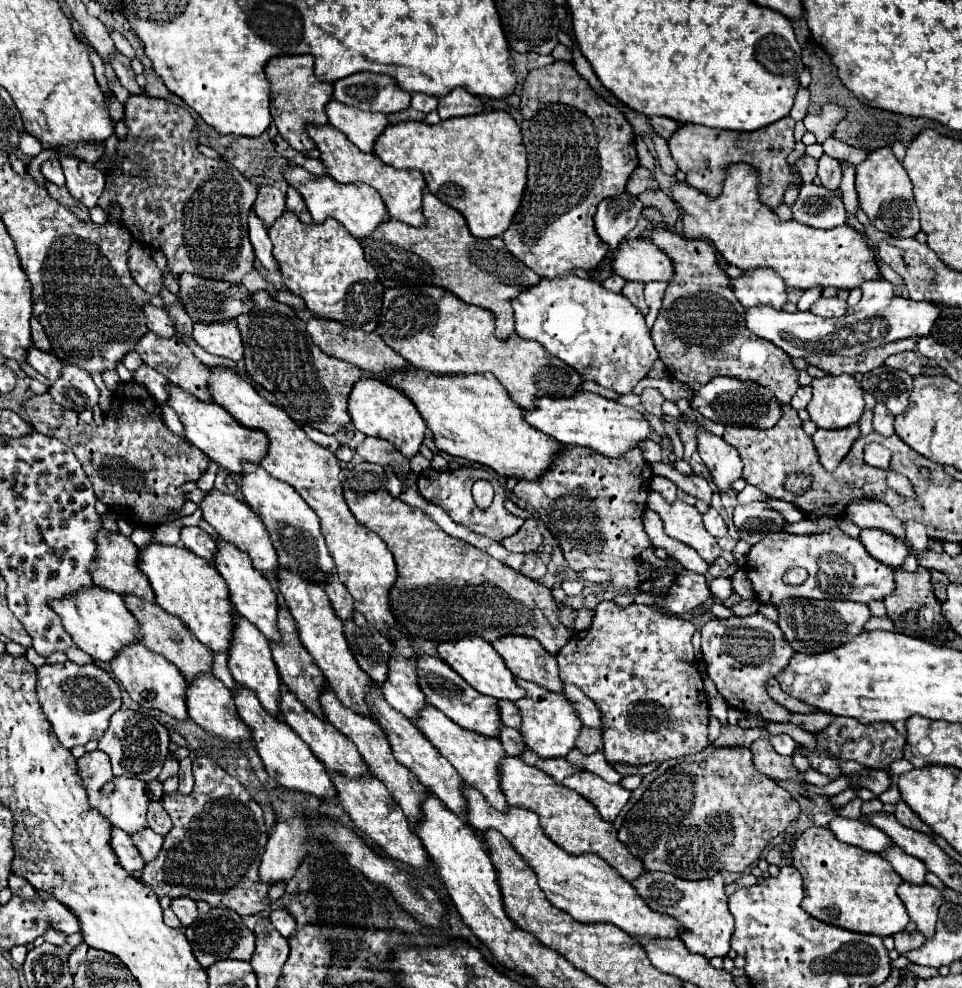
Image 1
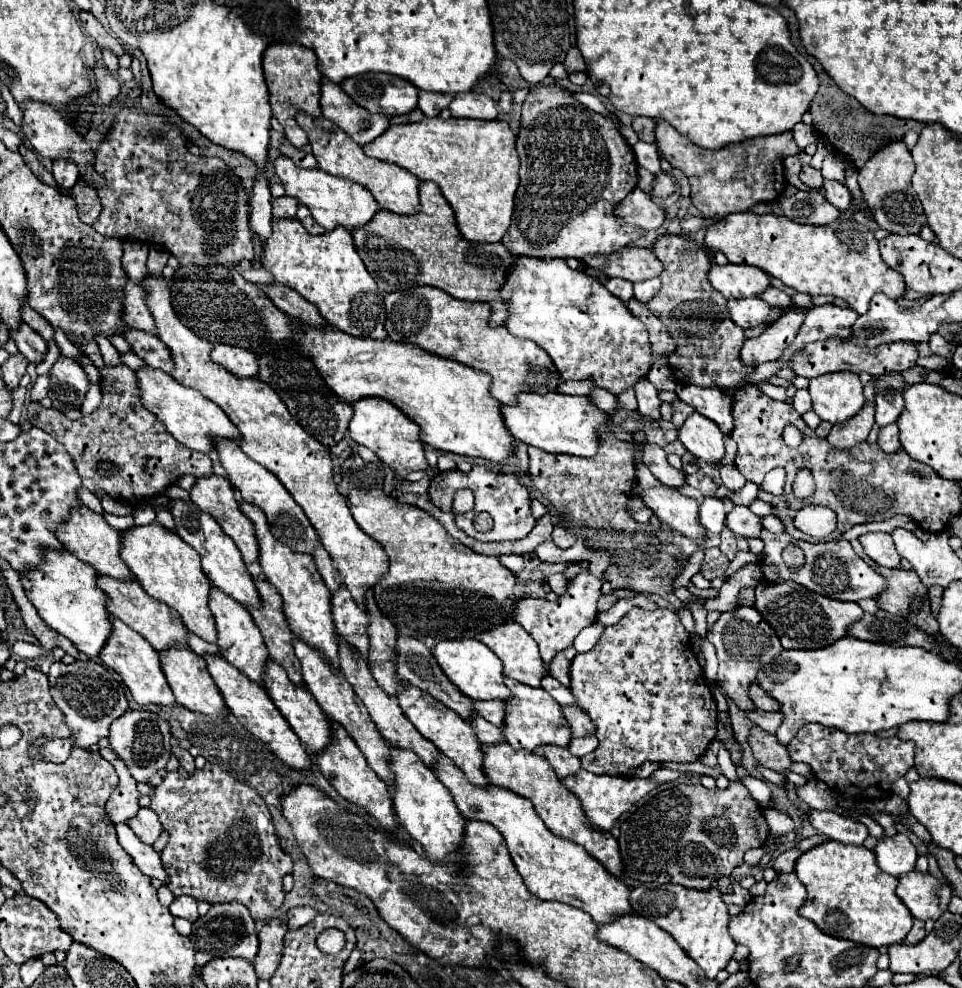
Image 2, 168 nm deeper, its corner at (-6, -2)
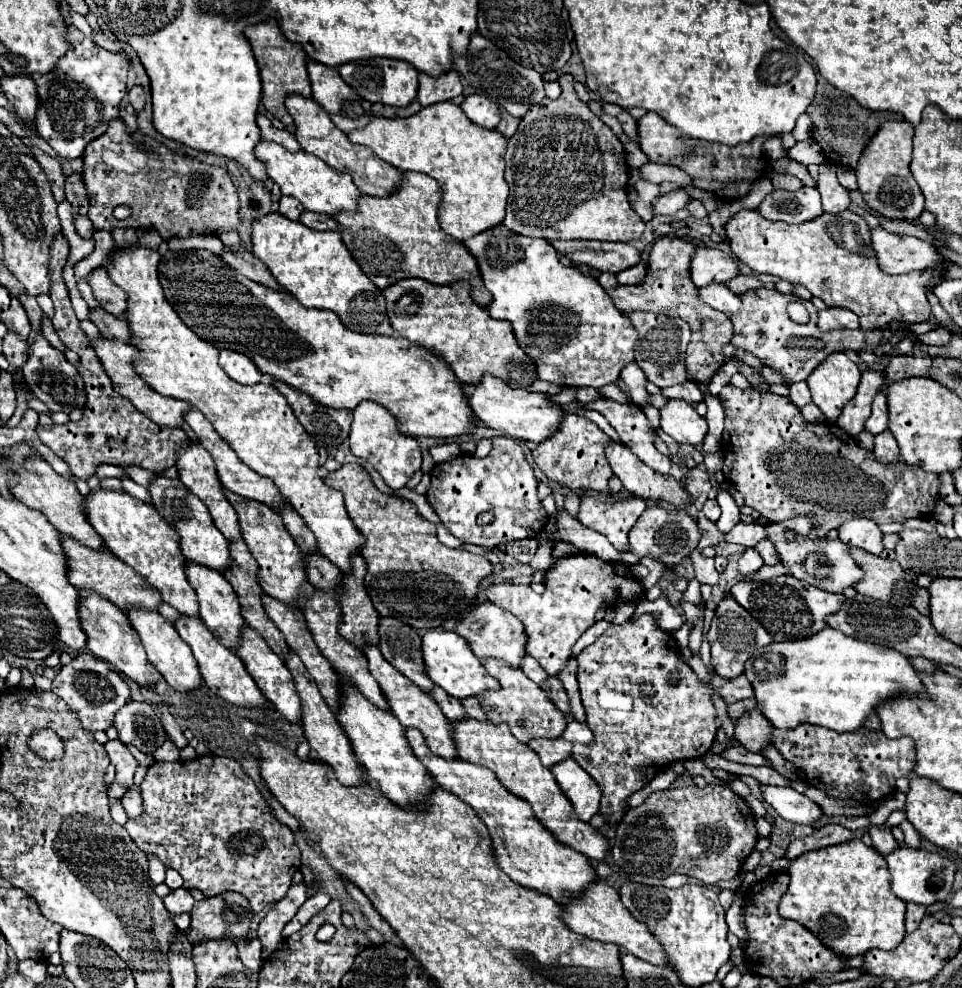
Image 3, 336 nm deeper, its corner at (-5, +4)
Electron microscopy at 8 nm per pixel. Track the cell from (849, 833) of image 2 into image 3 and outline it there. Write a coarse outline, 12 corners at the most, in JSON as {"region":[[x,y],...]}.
{"region":[[762,785],[764,799],[786,821],[814,825],[824,817],[792,787]]}

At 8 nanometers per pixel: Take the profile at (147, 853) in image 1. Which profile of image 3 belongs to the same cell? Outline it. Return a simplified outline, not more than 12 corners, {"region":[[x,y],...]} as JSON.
{"region":[[138,787],[124,795],[128,819],[140,819],[144,807]]}

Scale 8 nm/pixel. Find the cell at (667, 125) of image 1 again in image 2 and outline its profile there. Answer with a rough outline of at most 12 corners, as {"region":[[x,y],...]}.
{"region":[[633,117],[633,131],[639,141],[655,141],[655,121]]}

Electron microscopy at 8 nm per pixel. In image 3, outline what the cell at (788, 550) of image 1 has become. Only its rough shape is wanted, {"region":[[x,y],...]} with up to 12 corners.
{"region":[[784,521],[768,539],[796,579],[842,593],[864,579],[840,539],[796,533]]}

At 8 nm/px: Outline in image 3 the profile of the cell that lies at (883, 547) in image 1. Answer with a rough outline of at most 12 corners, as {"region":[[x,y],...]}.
{"region":[[864,519],[840,525],[846,545],[872,555],[884,551],[884,533],[874,521]]}

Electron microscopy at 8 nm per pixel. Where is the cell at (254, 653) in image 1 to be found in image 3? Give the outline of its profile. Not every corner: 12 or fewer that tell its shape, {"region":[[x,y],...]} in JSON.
{"region":[[192,561],[200,619],[228,649],[240,649],[246,625],[224,575]]}

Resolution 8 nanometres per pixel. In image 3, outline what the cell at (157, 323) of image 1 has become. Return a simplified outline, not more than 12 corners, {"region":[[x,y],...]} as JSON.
{"region":[[104,267],[88,277],[94,297],[114,317],[124,317],[128,295]]}

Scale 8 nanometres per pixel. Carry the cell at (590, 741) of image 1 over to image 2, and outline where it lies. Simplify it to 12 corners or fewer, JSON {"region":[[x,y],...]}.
{"region":[[563,707],[573,737],[593,735],[593,723],[579,707]]}

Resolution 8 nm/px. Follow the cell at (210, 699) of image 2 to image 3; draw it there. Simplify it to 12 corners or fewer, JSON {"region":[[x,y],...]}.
{"region":[[128,613],[150,663],[176,691],[200,689],[196,659],[170,621]]}

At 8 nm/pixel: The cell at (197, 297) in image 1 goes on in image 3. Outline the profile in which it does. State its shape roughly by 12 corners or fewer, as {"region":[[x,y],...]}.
{"region":[[164,253],[168,303],[322,405],[476,431],[450,365],[230,269]]}

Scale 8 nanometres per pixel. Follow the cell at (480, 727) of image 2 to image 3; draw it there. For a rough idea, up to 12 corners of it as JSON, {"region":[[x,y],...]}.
{"region":[[430,691],[450,721],[466,719],[466,709],[460,699],[440,691]]}

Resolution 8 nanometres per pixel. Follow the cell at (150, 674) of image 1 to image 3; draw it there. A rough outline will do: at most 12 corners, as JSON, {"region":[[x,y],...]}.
{"region":[[80,593],[88,649],[140,687],[162,675],[126,613]]}

